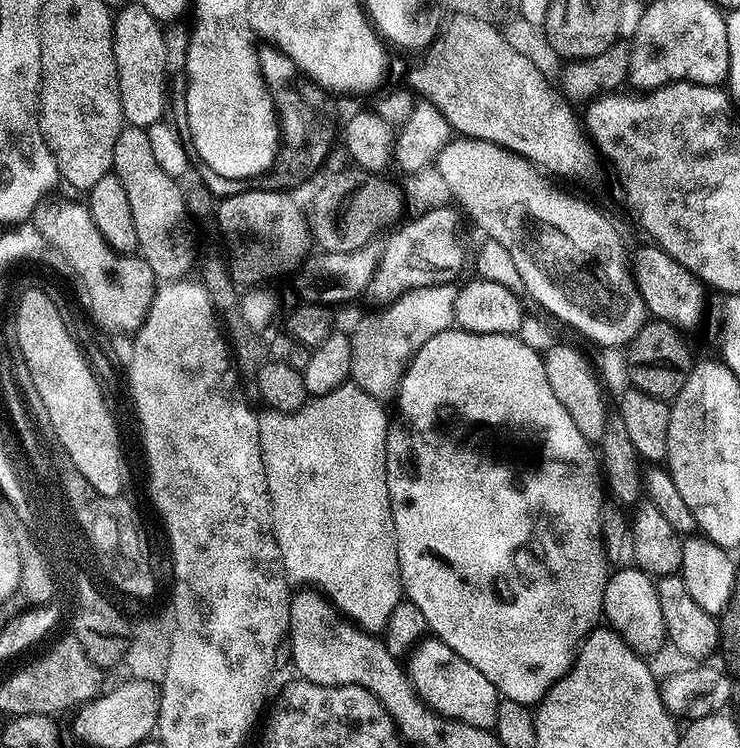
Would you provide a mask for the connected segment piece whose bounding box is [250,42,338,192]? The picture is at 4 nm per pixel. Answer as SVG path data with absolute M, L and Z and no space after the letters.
M275 43L260 44L260 72L264 76L264 85L276 105L276 116L280 120L280 130L284 134L284 150L280 158L269 167L262 176L253 176L250 184L258 192L288 192L296 190L299 184L304 184L324 164L328 151L332 148L332 139L337 139L338 132L332 129L332 124L320 113L317 105L312 104L297 87L298 69L296 63L287 56Z

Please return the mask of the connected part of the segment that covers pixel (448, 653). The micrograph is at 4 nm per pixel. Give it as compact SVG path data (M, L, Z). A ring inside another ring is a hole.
M435 638L422 640L407 661L406 671L412 677L416 692L436 715L446 720L466 722L470 726L495 729L498 706L502 699L500 693L492 685L490 678L486 678L486 674L474 670L474 666L470 666L466 658L454 654L454 650L446 646L446 642Z

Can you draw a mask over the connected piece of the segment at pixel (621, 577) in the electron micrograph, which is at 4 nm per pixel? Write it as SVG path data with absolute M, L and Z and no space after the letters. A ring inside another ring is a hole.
M617 567L609 575L608 585L604 591L602 616L612 631L617 632L640 656L651 658L666 643L662 606L658 603L656 580L638 567Z

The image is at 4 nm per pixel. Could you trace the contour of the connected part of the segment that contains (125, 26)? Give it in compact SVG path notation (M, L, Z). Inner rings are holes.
M138 2L125 3L124 7L115 13L112 21L112 37L114 38L114 62L118 66L118 90L122 98L122 114L125 125L133 128L148 129L152 124L159 124L165 119L168 108L168 63L166 62L166 32L162 30L161 21L150 14Z

